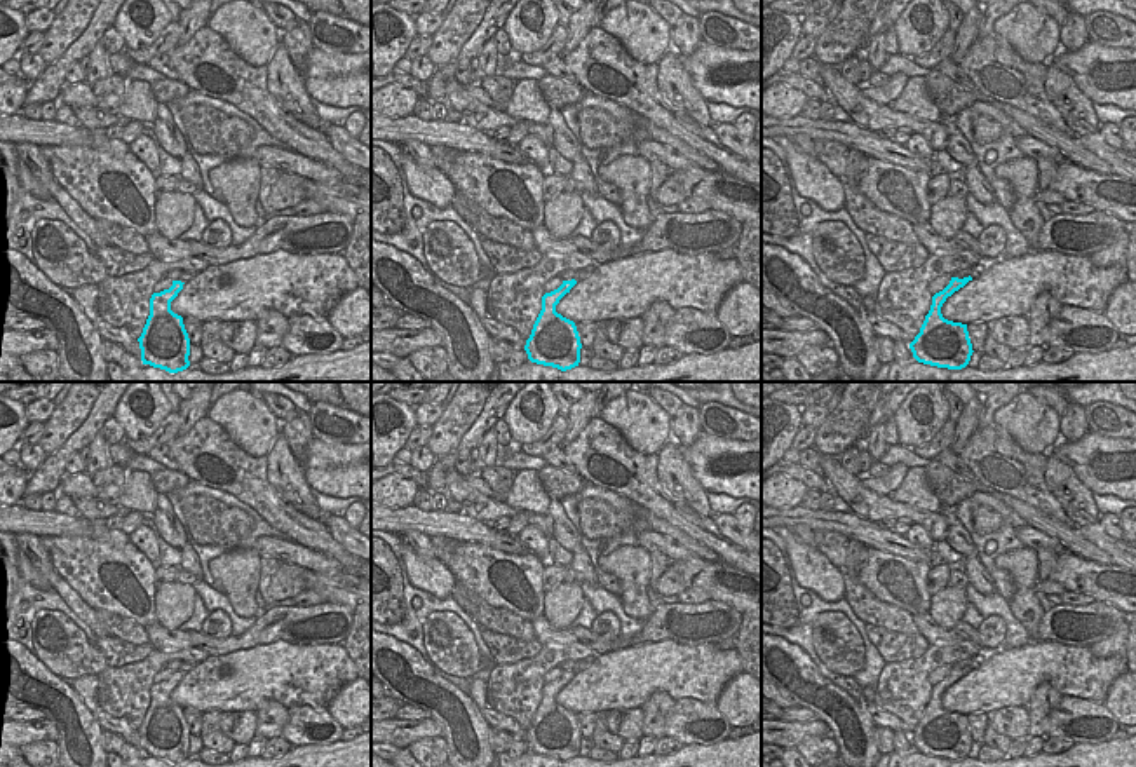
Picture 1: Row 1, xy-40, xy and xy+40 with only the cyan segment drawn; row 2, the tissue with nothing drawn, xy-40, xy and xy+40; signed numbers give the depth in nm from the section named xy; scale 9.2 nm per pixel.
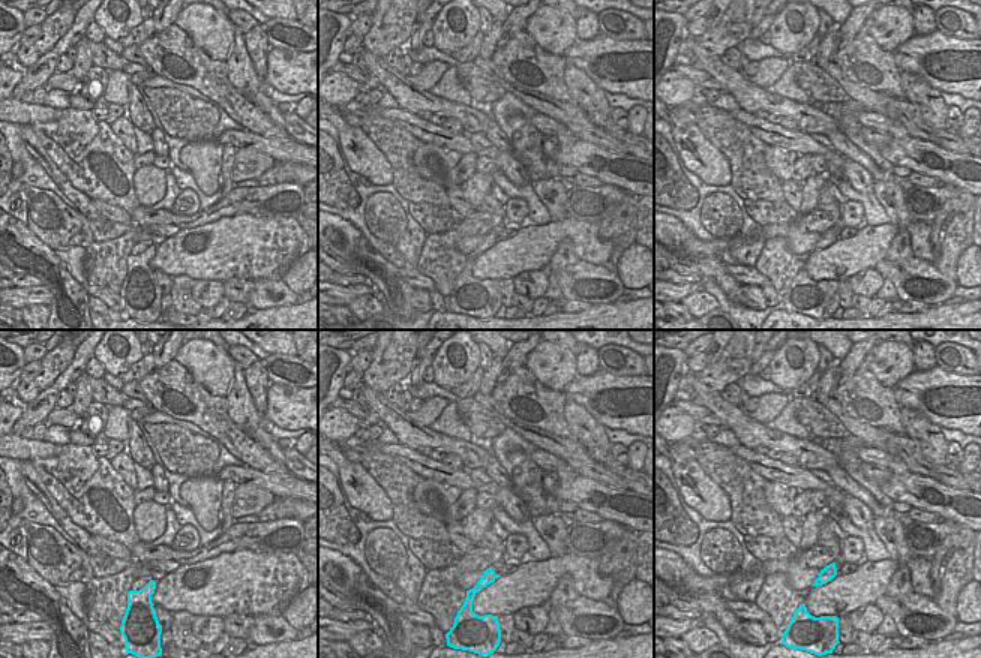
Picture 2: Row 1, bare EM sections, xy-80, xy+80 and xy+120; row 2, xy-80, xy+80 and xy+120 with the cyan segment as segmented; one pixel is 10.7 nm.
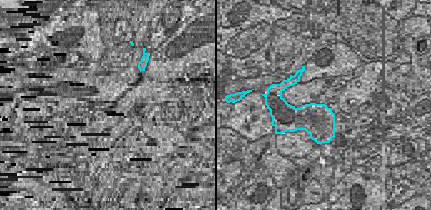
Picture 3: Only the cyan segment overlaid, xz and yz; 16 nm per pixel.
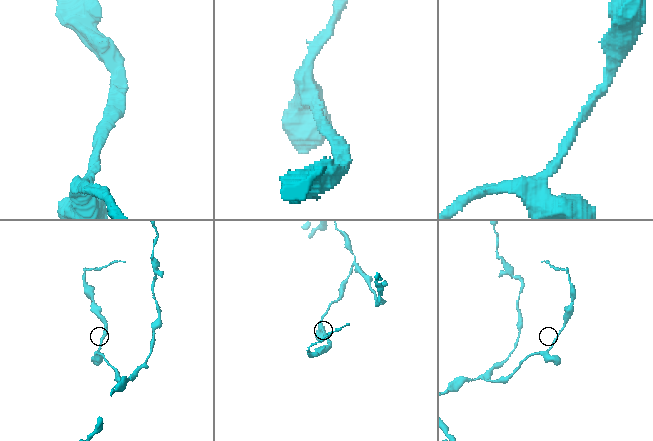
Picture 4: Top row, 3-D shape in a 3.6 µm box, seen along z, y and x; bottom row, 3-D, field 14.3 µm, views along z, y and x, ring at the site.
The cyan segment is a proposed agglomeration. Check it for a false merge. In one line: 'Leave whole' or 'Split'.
Leave whole.

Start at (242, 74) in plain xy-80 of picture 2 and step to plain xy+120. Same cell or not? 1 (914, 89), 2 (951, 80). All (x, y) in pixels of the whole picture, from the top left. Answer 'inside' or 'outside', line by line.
1: inside
2: outside

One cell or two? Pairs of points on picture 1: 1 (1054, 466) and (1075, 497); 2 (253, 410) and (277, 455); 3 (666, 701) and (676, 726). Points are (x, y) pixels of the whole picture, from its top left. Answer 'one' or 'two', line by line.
1: one
2: two
3: two

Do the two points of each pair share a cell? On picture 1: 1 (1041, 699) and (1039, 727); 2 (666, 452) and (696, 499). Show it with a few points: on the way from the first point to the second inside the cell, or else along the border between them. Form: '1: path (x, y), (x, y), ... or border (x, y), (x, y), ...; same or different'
1: path (1039, 706), (1039, 720); same
2: path (669, 464), (685, 487); same

